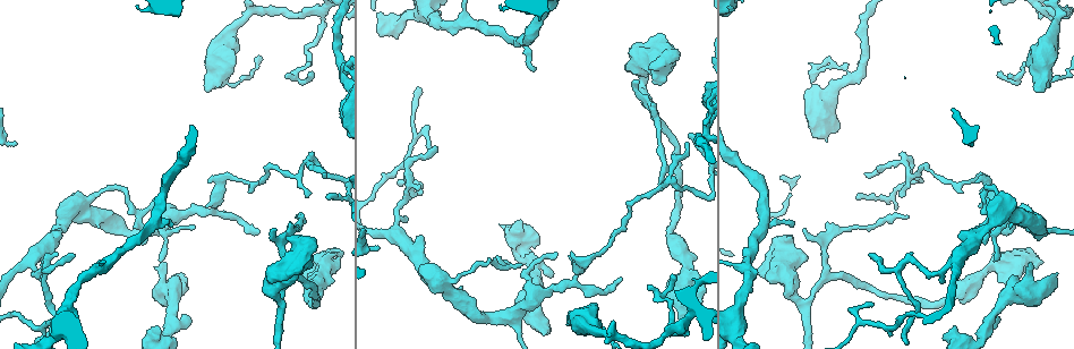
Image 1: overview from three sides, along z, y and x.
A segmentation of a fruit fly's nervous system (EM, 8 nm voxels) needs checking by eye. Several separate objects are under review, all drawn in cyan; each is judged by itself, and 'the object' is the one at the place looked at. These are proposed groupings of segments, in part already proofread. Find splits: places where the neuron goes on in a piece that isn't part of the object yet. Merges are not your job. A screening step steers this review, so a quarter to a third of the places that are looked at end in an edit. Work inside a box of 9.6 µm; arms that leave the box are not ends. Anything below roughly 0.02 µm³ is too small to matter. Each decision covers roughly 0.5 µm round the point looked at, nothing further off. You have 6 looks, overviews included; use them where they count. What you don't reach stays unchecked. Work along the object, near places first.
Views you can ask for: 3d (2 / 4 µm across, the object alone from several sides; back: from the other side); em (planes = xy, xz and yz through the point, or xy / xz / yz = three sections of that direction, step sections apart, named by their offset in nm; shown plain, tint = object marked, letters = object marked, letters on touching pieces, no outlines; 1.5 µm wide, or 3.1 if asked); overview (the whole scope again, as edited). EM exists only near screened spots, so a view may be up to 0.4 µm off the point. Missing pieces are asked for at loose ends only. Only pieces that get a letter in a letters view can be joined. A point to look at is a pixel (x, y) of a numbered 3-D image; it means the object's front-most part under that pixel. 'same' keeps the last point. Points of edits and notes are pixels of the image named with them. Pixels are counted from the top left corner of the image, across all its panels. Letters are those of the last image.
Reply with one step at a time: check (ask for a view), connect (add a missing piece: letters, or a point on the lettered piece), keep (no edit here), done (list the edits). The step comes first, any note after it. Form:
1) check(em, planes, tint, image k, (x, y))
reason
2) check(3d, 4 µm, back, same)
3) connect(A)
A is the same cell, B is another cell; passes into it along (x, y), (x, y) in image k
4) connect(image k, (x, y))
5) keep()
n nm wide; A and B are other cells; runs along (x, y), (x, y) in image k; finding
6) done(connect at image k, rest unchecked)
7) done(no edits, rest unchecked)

check(3d, 4 µm, image 1, (70, 255))

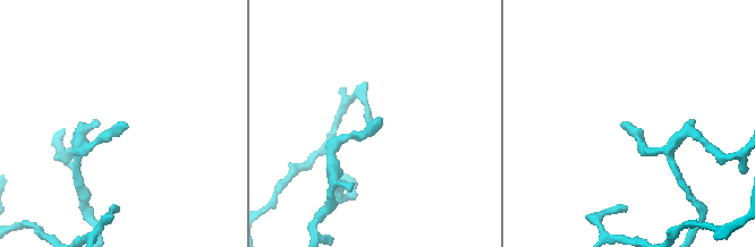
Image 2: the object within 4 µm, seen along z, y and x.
check(em, planes, letters, image 2, (378, 118))

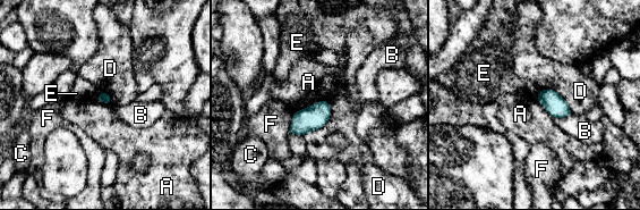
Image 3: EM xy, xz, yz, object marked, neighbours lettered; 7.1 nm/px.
keep()
A, B, C, D, E and F are other cells; border along (330, 101), (317, 101), (293, 112) in image 3; none of them fits

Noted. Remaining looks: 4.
check(3d, 2 µm, image 1, (986, 244))
an open end

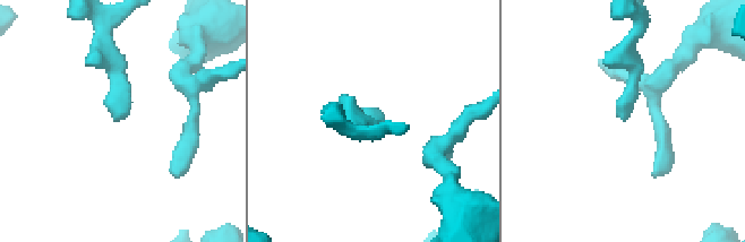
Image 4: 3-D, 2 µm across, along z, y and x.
check(em, planes, letters, image 4, (375, 118))

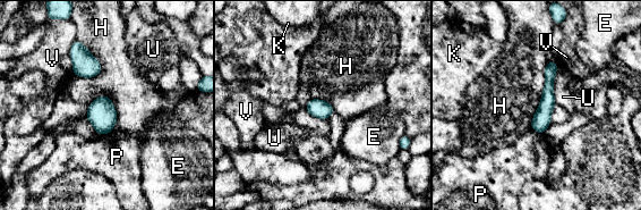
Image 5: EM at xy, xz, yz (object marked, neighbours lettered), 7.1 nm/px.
keep()
H touches over 500 nm; E, H, K, P, U and V are other cells; no lettered piece goes on from it

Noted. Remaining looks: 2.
check(3d, 2 µm, image 1, (275, 230))
tapers out

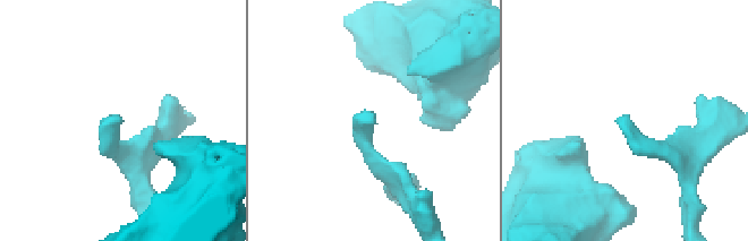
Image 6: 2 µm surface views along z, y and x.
check(em, planes, letters, image 6, (372, 124))
now the EM

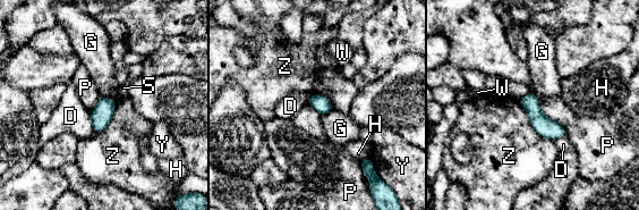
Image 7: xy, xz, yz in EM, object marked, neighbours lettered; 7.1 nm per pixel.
keep()
D, G, H, P, S, W, Y and Z are other cells; border along (519, 101), (531, 126), (553, 140) in image 7; none of them fits

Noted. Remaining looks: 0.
done(no edits, rest unchecked)

